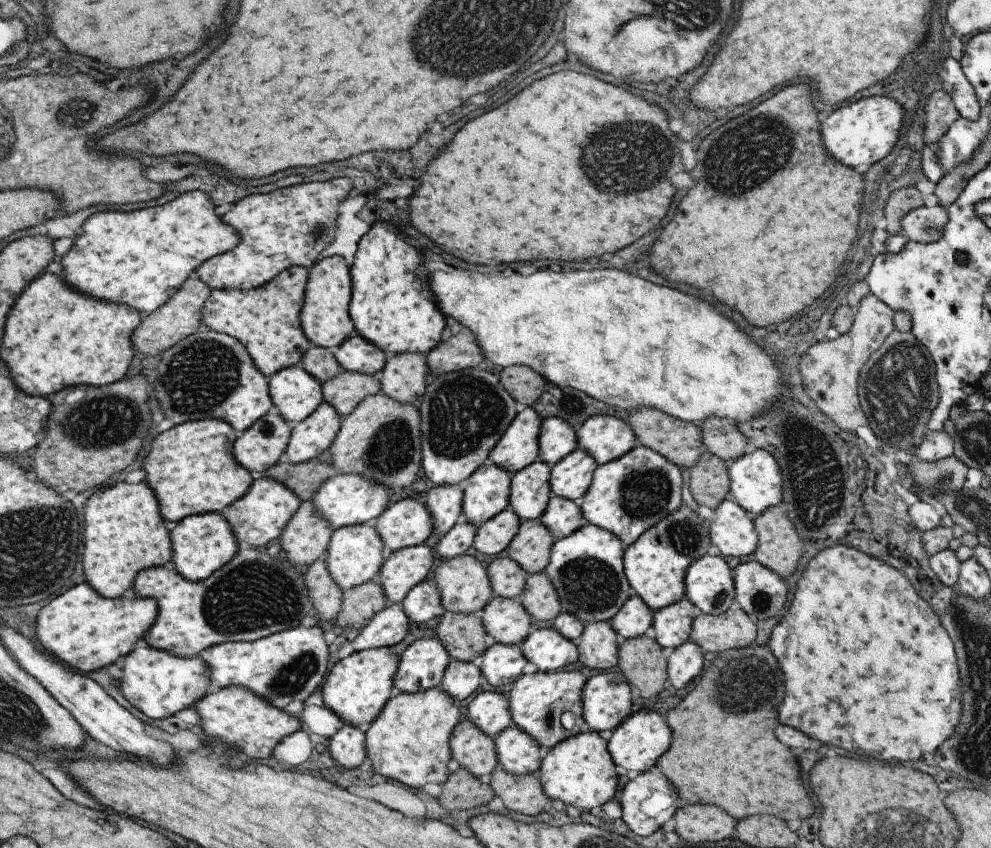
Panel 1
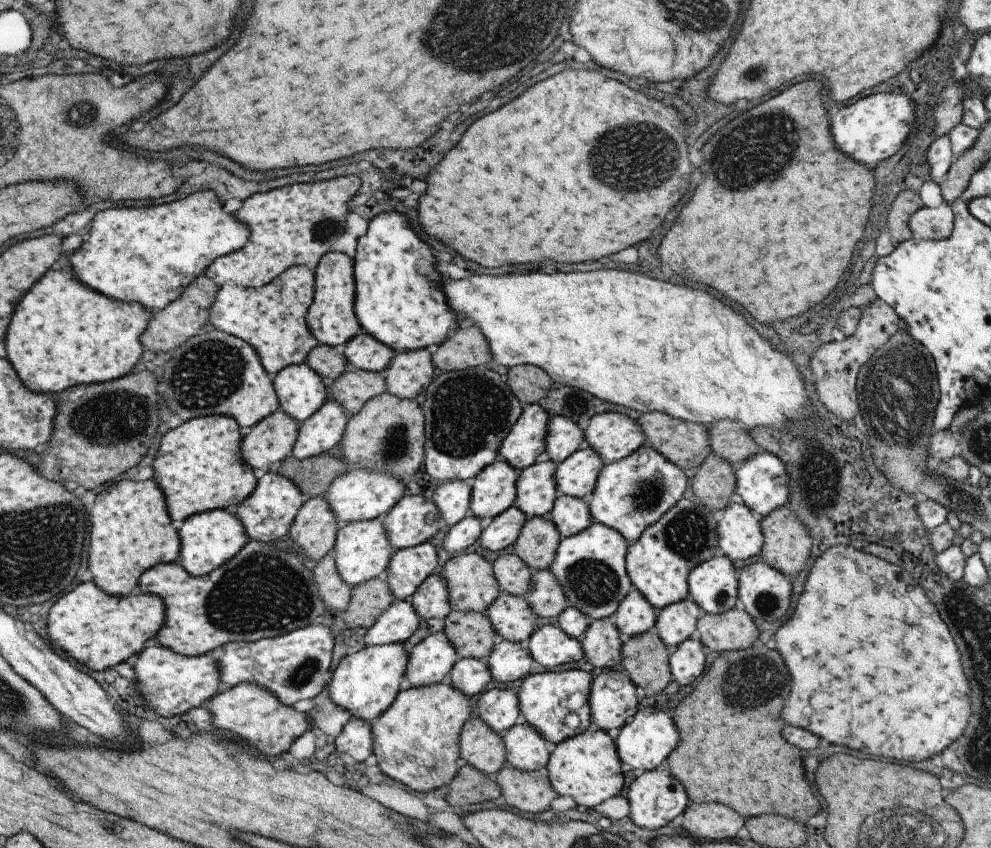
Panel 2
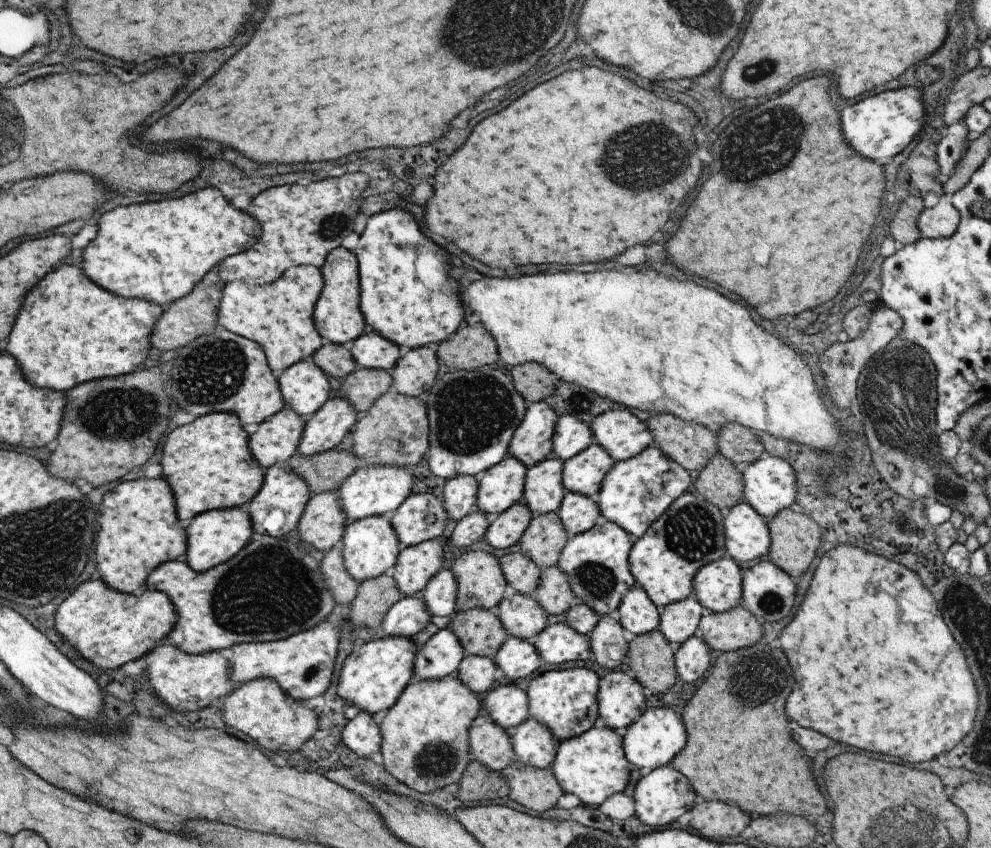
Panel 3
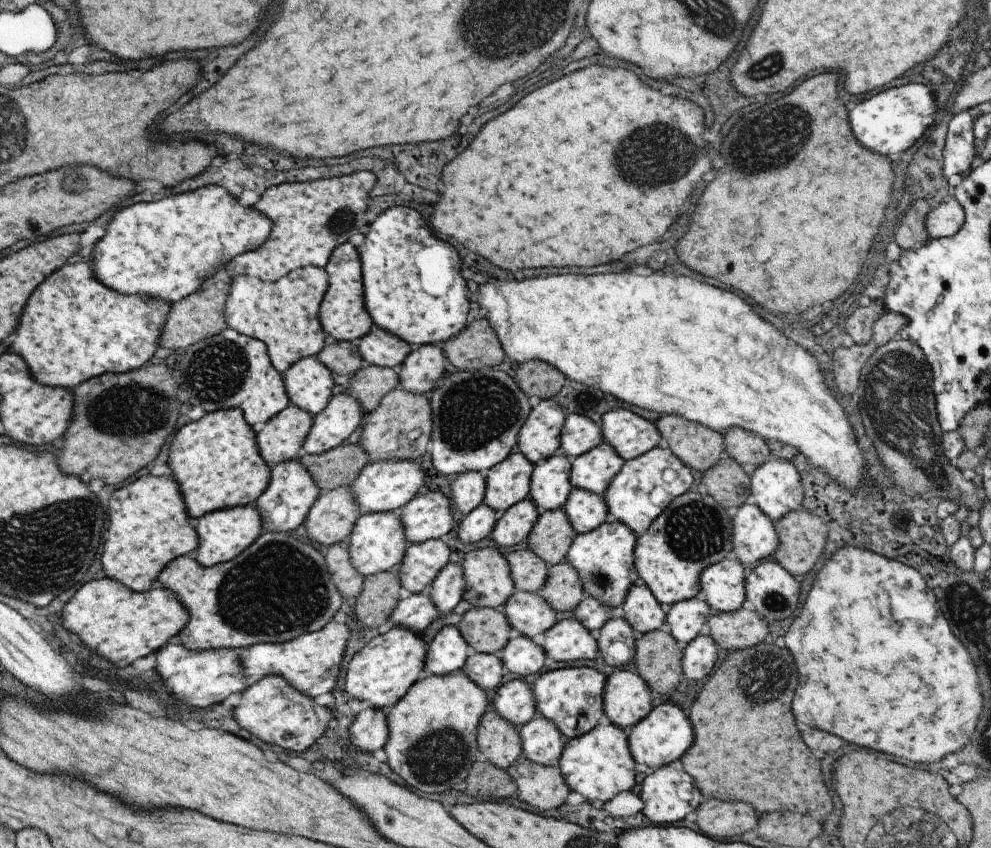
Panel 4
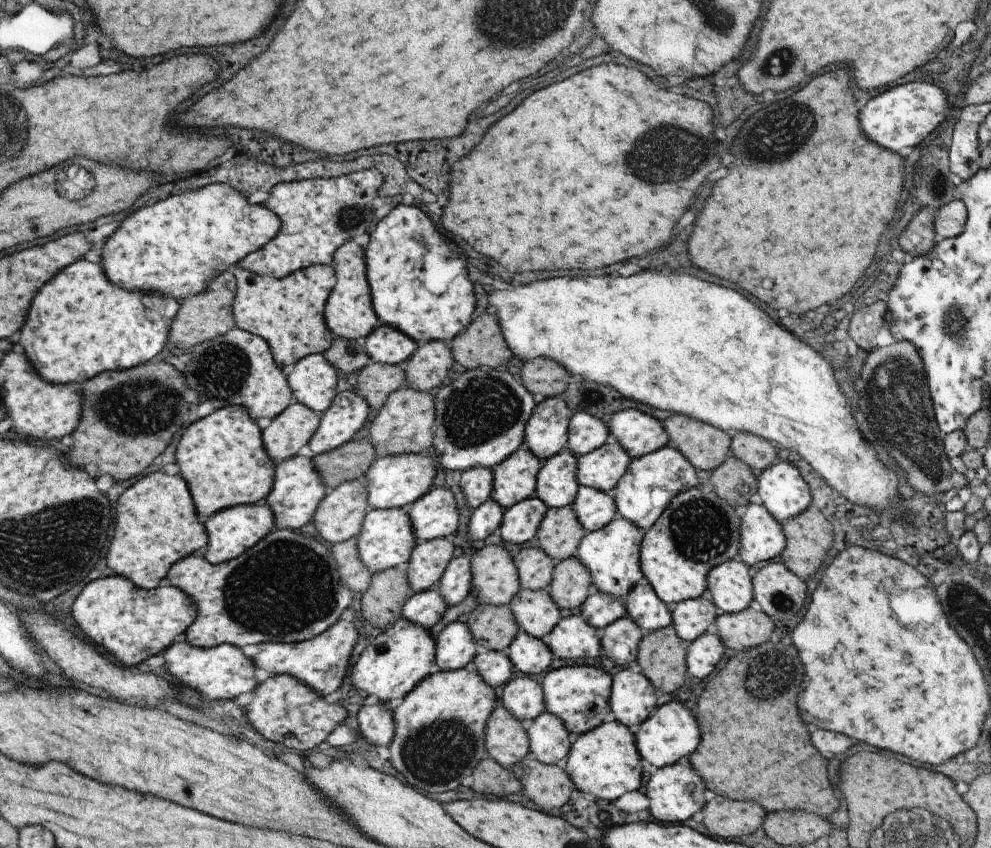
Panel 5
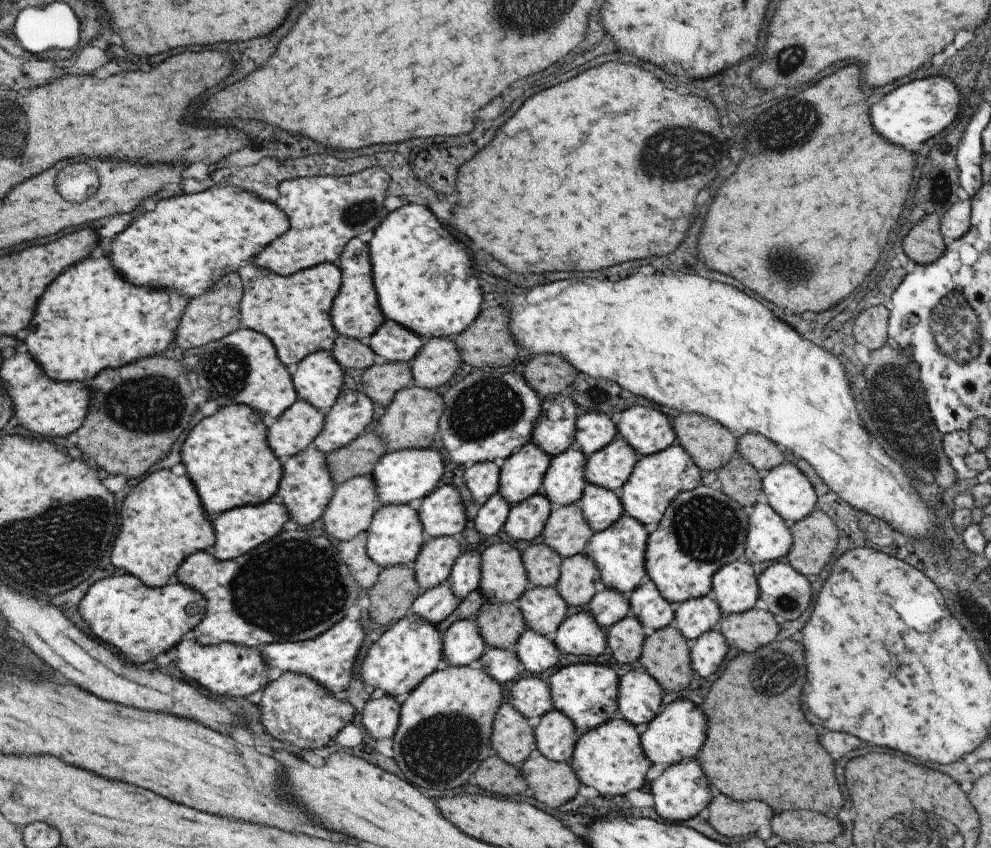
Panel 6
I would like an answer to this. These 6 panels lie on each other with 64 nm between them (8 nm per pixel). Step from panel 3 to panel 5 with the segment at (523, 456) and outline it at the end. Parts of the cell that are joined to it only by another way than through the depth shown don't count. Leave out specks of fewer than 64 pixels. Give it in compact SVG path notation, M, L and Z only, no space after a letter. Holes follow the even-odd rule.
M559 395L543 399L535 405L525 422L521 446L526 447L537 460L543 461L563 451L572 413Z

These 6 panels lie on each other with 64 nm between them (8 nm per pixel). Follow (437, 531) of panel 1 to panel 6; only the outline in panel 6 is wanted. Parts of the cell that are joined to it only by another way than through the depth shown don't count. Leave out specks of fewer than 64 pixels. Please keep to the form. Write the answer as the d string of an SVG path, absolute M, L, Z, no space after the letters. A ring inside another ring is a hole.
M485 461L465 468L462 480L477 506L499 490L499 467L499 462Z

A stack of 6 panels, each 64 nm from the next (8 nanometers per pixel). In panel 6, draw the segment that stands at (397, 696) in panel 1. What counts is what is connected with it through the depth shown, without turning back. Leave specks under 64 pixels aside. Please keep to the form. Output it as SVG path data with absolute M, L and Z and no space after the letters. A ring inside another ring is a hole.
M477 664L466 666L442 665L426 676L410 693L402 698L399 707L399 722L392 736L393 760L397 773L409 784L425 790L446 790L465 784L479 768L482 760L492 754L491 724L497 708L503 704L503 686L497 684L482 667Z

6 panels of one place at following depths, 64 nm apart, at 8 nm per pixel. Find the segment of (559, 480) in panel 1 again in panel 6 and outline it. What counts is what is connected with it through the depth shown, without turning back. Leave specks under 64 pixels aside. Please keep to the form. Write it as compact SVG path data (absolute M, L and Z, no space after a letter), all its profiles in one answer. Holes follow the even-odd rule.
M615 435L607 446L586 455L583 478L586 483L619 493L638 457L625 440Z

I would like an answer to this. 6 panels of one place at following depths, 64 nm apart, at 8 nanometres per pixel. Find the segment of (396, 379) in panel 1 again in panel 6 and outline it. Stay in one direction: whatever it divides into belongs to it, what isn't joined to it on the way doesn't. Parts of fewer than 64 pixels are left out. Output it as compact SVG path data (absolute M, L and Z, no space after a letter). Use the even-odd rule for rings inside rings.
M453 337L429 338L410 361L413 384L434 389L443 386L461 363Z

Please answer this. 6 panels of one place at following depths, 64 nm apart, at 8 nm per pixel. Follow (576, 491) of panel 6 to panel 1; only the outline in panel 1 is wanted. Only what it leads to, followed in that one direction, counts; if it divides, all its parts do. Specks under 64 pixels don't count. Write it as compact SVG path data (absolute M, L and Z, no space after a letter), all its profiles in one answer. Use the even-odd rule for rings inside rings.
M535 460L512 473L508 507L515 512L520 522L535 520L545 512L545 506L552 497L549 490L549 469L545 462Z

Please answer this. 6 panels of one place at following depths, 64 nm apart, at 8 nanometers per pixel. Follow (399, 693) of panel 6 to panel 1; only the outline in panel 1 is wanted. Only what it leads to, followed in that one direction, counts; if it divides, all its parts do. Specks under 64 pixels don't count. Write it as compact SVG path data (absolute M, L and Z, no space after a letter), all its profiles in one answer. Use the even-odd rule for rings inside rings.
M383 647L354 651L349 656L338 660L328 669L327 676L319 688L323 706L329 708L343 722L343 725L349 724L365 732L369 724L377 718L385 702L395 694L393 676L399 664L397 658L399 656L392 653L391 648Z

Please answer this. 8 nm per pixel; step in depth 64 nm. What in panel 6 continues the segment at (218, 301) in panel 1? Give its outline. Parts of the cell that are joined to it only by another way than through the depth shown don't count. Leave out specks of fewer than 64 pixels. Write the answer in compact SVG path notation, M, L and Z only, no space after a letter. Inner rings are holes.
M251 259L241 265L237 273L243 290L239 300L240 327L255 330L269 338L281 364L285 367L299 364L308 354L330 350L337 332L331 326L329 310L341 284L341 270L335 262L279 276L253 266Z

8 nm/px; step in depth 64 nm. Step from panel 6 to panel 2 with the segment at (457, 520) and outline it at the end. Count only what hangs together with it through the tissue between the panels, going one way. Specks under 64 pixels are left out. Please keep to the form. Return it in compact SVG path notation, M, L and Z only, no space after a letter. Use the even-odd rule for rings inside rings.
M405 495L399 502L395 502L395 506L381 518L381 521L389 544L396 550L411 548L429 541L437 533L439 526L443 524L443 522L439 522L440 518L441 516L431 500L423 498L421 495Z

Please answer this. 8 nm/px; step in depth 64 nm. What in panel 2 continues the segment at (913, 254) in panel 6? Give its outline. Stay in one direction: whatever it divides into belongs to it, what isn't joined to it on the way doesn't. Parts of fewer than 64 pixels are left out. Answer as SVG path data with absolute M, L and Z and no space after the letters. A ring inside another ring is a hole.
M912 190L899 192L887 212L886 226L889 230L888 236L893 244L911 239L911 230L907 228L909 216L917 212L923 203L919 195Z

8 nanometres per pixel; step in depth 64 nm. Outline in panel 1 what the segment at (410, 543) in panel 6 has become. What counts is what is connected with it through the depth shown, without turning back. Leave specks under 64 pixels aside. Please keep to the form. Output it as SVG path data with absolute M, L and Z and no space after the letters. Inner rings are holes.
M369 522L333 529L323 559L331 580L344 591L374 580L385 555L384 545L377 534L374 522Z

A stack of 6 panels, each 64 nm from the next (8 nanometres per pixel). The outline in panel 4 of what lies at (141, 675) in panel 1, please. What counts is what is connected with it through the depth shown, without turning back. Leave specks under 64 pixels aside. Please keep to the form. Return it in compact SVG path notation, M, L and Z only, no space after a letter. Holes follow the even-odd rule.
M165 644L155 652L155 672L163 680L167 694L177 702L187 706L203 708L209 704L220 703L229 694L243 692L247 686L242 682L239 656L231 648L215 650L187 650L181 644Z

